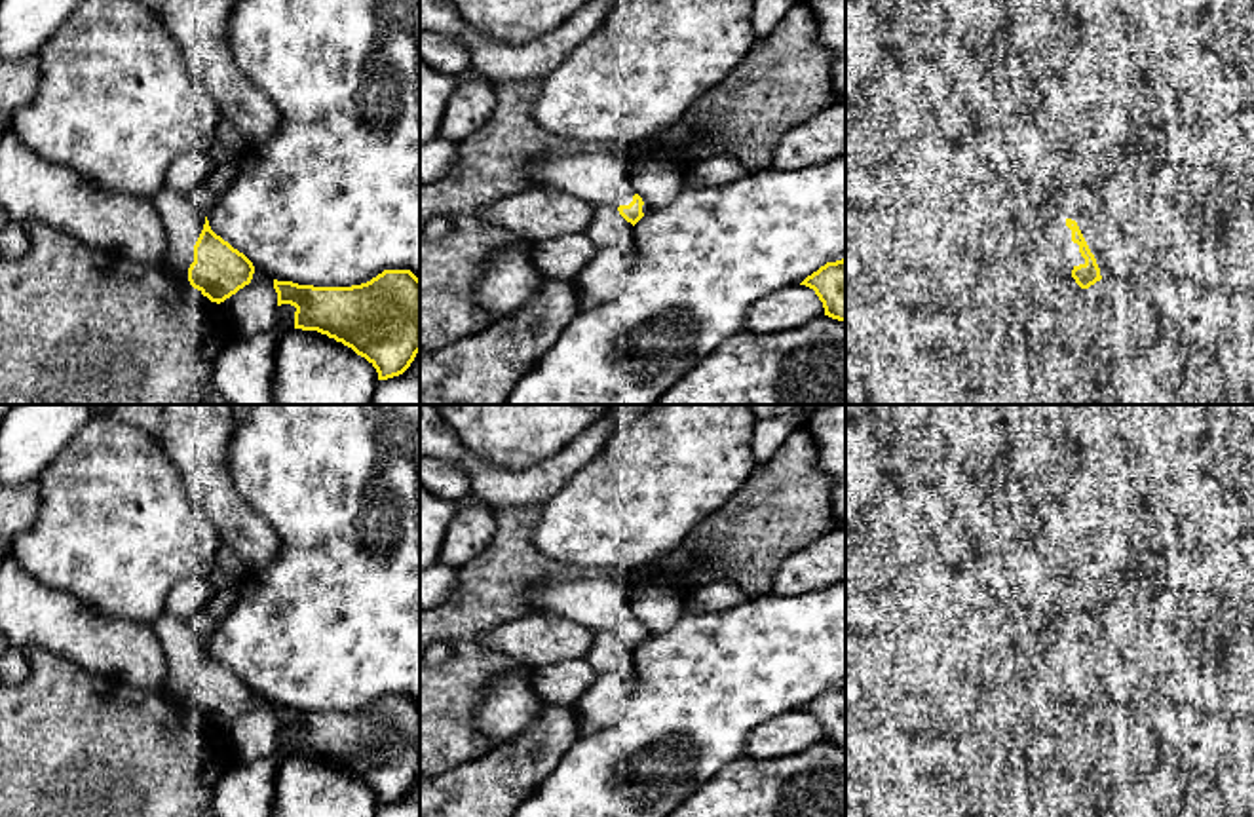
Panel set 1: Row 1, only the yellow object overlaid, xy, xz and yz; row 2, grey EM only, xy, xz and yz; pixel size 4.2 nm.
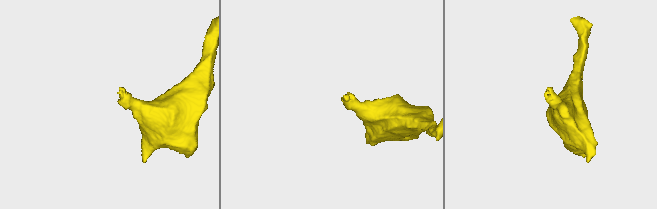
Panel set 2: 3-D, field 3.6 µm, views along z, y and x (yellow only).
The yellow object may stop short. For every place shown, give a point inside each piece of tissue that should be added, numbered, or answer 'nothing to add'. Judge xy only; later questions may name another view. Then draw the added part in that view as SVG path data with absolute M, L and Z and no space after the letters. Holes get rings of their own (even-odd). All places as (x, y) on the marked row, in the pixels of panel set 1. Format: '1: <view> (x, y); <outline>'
nothing to add

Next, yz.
1: yz (1045, 227); M1018 200L1013 209L1013 222L1028 230L1060 272L1072 276L1072 270L1085 264L1085 258L1079 253L1079 245L1072 241L1066 218L1064 213L1054 213L1045 203Z

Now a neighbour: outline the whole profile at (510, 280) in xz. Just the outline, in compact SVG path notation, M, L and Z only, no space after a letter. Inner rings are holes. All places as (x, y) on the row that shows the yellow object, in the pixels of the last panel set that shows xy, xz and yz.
M519 239L486 258L475 298L492 323L511 319L542 291L545 277L534 262L532 247L534 241Z

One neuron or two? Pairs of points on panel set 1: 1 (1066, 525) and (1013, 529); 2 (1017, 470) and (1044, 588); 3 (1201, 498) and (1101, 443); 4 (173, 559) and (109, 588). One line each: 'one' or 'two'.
1: two
2: one
3: one
4: one

